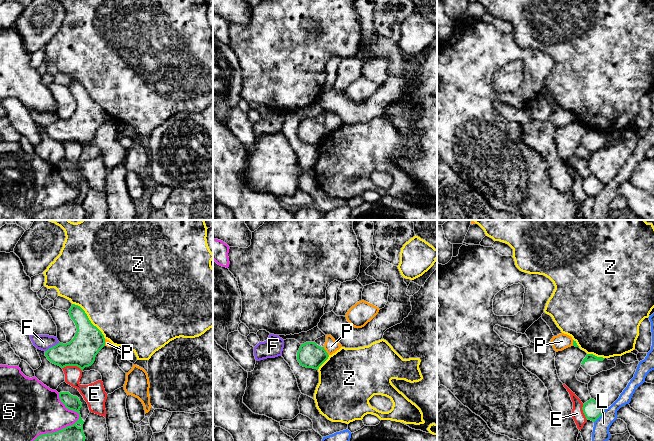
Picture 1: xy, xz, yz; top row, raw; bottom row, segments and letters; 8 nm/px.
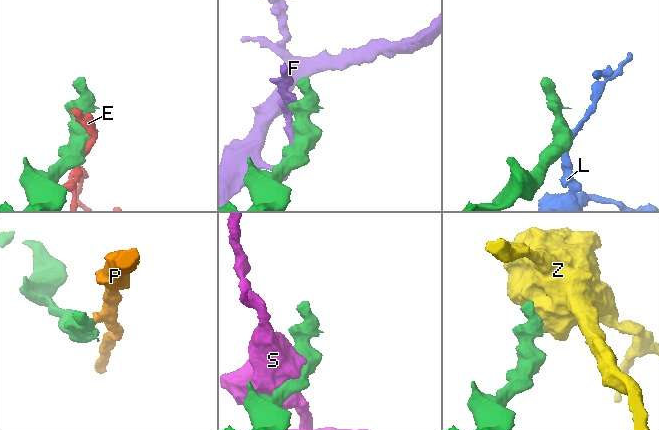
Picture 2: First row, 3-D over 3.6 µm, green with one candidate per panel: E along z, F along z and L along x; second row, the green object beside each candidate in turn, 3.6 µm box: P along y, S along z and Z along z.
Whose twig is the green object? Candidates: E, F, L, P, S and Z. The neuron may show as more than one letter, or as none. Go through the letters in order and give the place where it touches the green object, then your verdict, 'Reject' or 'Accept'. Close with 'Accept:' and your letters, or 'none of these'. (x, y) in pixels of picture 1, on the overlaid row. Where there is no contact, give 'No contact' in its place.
E: Touches green at xy (72, 365). Reject
F: Touches green at xy (53, 346). Reject
L: Touches green at yz (600, 415). Reject
P: Touches green at xz (325, 351). Reject
S: Touches green at xy (70, 425). Reject
Z: Touches green at xy (88, 319). Reject
Accept: none of these

